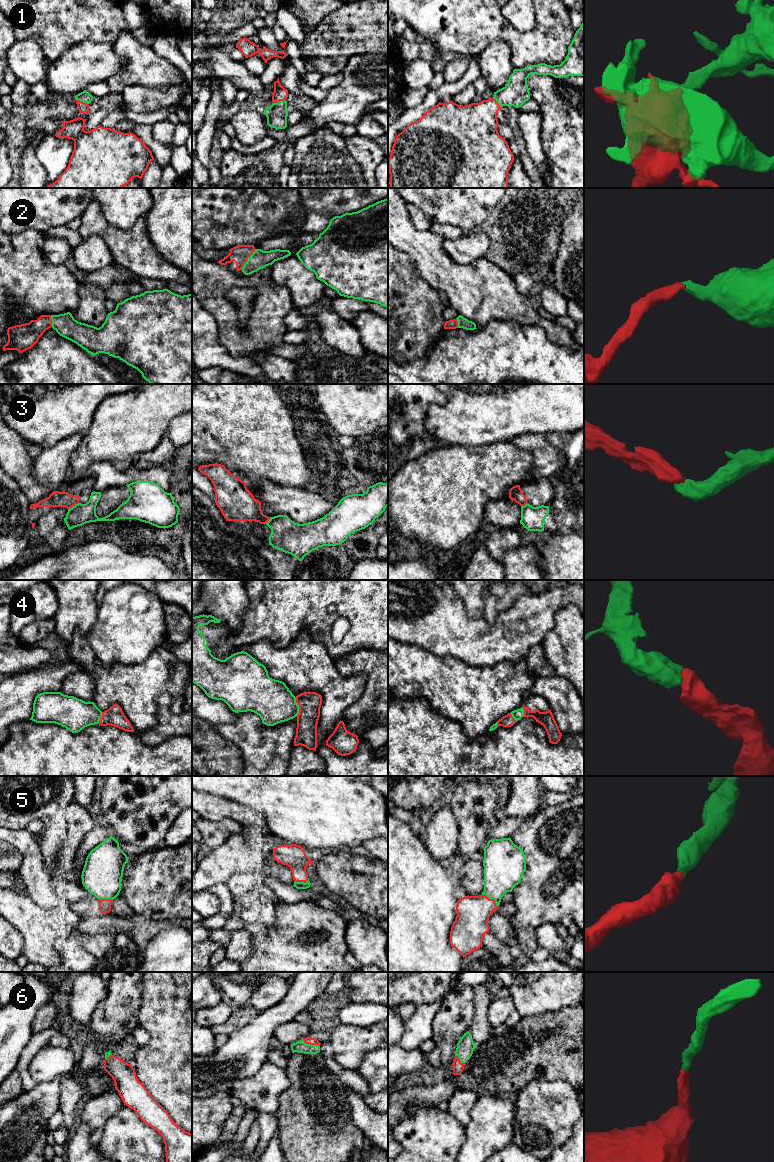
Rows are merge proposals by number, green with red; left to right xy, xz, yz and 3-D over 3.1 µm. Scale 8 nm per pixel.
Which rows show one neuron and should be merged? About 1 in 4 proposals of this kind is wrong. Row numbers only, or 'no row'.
1, 2, 4, 5, 6

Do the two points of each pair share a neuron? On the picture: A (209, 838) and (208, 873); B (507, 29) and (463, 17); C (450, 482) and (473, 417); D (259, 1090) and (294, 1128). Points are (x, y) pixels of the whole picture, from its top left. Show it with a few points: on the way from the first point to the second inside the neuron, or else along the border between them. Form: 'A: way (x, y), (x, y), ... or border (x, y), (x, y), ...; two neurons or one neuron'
A: border (231, 834), (224, 842), (212, 849); two neurons
B: way (496, 28), (474, 19); one neuron
C: border (442, 444), (487, 445); two neurons
D: border (287, 1089), (280, 1095), (279, 1108), (276, 1111); two neurons

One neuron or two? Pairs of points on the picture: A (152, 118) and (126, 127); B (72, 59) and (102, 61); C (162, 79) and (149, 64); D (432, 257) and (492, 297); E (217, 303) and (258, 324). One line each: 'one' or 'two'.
A: one
B: one
C: one
D: one
E: one

